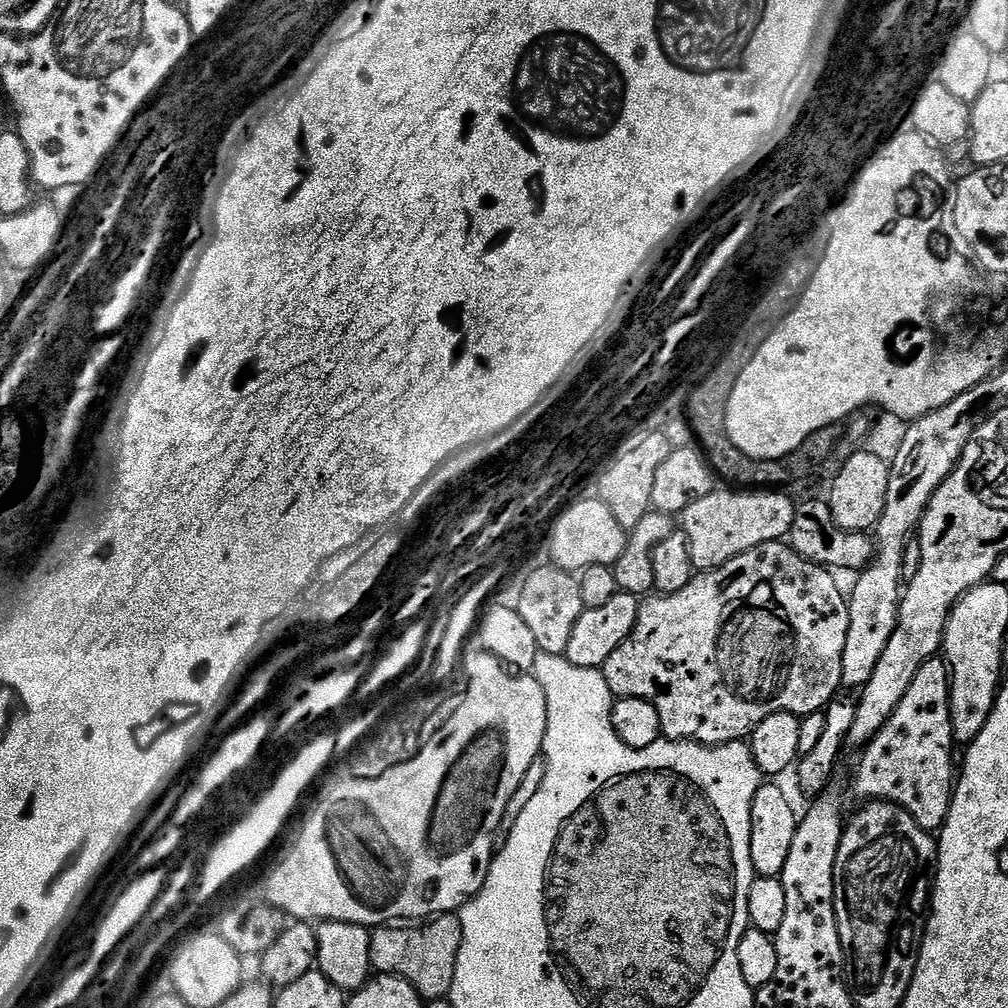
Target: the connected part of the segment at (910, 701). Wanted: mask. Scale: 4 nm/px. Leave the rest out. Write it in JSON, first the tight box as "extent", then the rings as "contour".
{"extent":[852,659,954,833],"contour":[[[943,659],[925,662],[918,674],[914,674],[910,690],[906,690],[902,702],[892,711],[886,726],[878,730],[870,743],[863,745],[861,752],[864,753],[852,776],[852,792],[861,796],[861,801],[888,800],[907,810],[914,822],[930,833],[944,827],[954,791],[949,683],[948,665]]]}

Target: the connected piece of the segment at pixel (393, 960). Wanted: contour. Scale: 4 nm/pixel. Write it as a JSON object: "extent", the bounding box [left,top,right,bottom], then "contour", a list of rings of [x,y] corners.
{"extent":[370,914,462,1002],"contour":[[[443,914],[419,926],[379,927],[372,932],[370,958],[377,973],[397,976],[410,982],[410,986],[414,986],[420,997],[431,1002],[445,999],[451,990],[454,966],[458,962],[458,950],[461,946],[462,922],[459,915]]]}

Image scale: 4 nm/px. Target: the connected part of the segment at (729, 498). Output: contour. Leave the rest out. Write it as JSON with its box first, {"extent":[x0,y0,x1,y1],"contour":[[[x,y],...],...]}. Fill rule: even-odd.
{"extent":[682,490,796,572],"contour":[[[714,490],[706,498],[698,498],[682,514],[682,531],[690,542],[693,569],[711,572],[726,562],[762,546],[766,542],[783,541],[794,526],[796,504],[780,490]]]}

